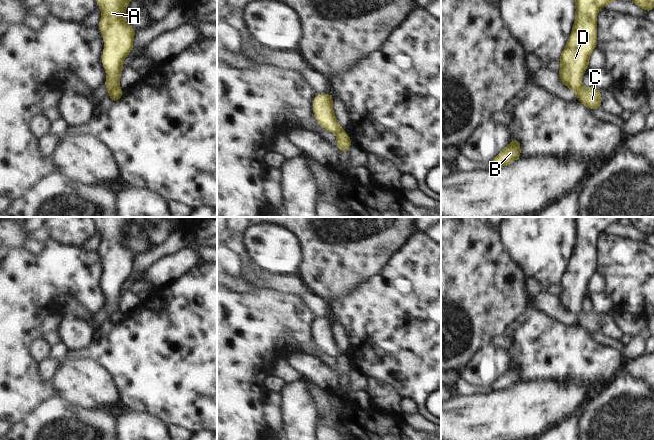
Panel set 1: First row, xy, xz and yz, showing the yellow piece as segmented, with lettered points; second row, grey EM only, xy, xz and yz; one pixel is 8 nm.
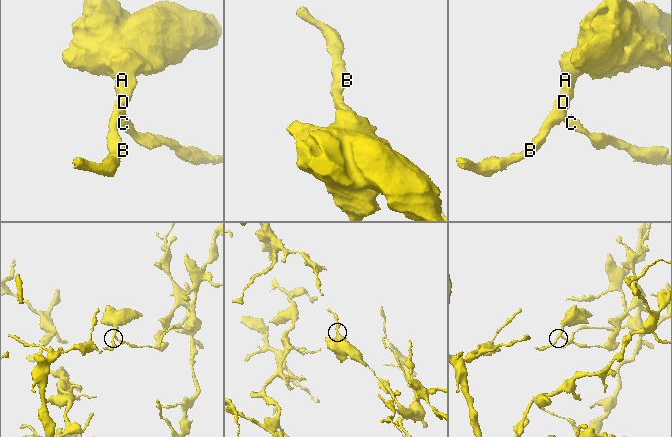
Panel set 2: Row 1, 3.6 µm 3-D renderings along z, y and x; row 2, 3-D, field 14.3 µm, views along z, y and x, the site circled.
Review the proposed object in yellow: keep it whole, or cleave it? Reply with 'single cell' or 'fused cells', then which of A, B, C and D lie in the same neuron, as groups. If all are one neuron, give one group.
fused cells; groups A B D / C

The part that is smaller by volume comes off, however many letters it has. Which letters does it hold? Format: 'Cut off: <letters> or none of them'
Cut off: A, B, D

